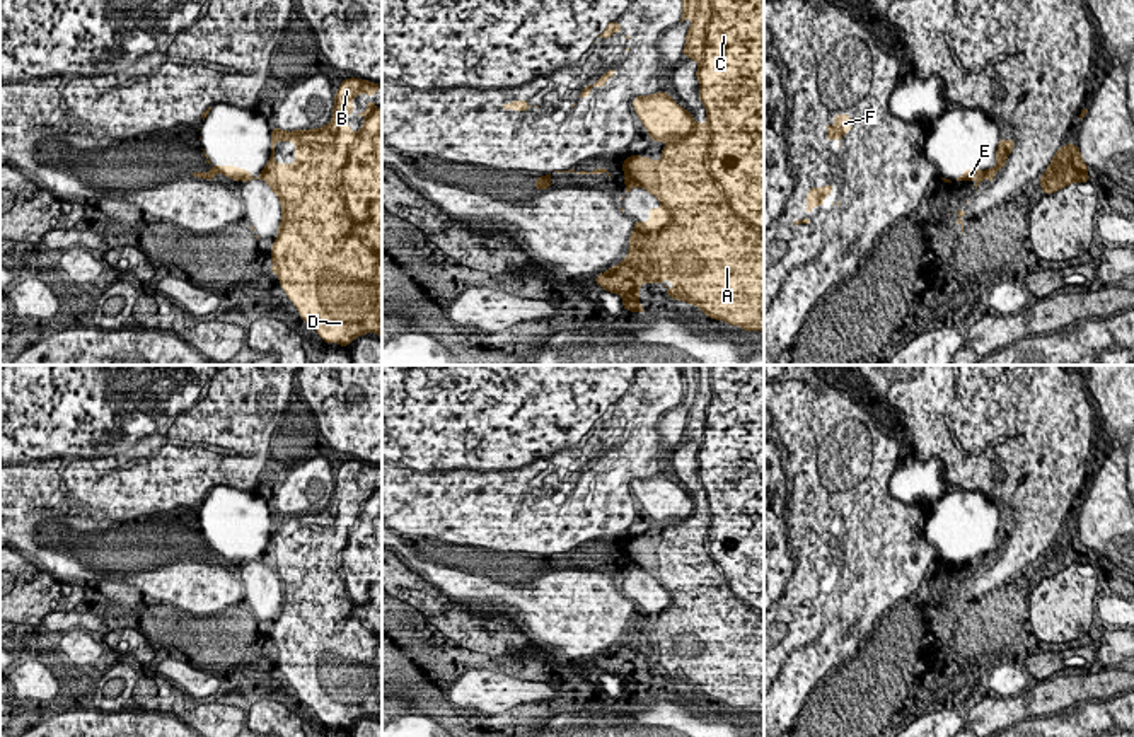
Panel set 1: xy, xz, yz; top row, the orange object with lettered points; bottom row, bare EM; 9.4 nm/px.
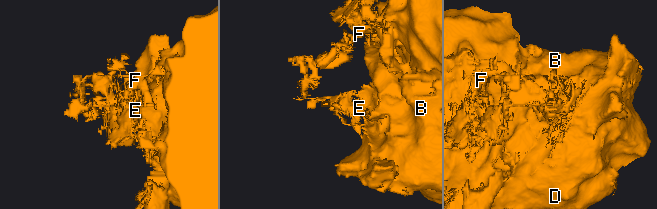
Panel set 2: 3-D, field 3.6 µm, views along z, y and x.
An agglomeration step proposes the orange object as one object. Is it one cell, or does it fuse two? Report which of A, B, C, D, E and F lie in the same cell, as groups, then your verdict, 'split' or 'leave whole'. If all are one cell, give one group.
A B C D E F | leave whole

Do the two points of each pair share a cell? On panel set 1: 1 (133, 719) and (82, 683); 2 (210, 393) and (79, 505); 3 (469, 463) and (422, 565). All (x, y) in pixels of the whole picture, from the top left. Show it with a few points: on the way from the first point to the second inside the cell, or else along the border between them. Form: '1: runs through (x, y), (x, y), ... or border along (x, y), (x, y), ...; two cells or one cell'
1: runs through (116, 719), (99, 719), (82, 700); one cell
2: runs through (173, 423), (156, 441), (156, 461), (116, 500); one cell
3: border along (422, 536), (435, 536), (474, 546); two cells

